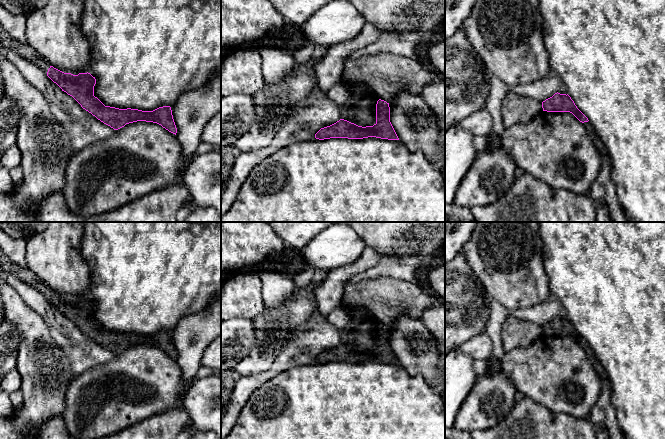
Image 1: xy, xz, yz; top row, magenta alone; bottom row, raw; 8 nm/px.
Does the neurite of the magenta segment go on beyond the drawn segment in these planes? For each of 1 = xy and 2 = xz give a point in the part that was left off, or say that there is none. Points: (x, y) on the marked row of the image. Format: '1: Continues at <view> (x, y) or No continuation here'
1: Continues at xy (22, 49)
2: No continuation here

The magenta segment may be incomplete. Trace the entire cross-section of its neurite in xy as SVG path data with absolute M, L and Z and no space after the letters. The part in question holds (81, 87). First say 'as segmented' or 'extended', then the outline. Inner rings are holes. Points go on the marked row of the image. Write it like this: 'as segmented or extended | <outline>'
extended | M0 26L0 47L4 47L8 51L14 50L19 55L32 60L62 91L72 96L83 109L114 130L129 123L146 121L157 123L175 135L177 133L170 106L159 107L153 111L105 106L94 96L96 79L90 73L77 73L54 68L41 54L33 52L28 44L11 39L2 26Z

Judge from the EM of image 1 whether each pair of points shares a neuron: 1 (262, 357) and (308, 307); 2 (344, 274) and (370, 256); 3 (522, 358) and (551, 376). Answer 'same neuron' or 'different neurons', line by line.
1: same neuron
2: same neuron
3: same neuron

